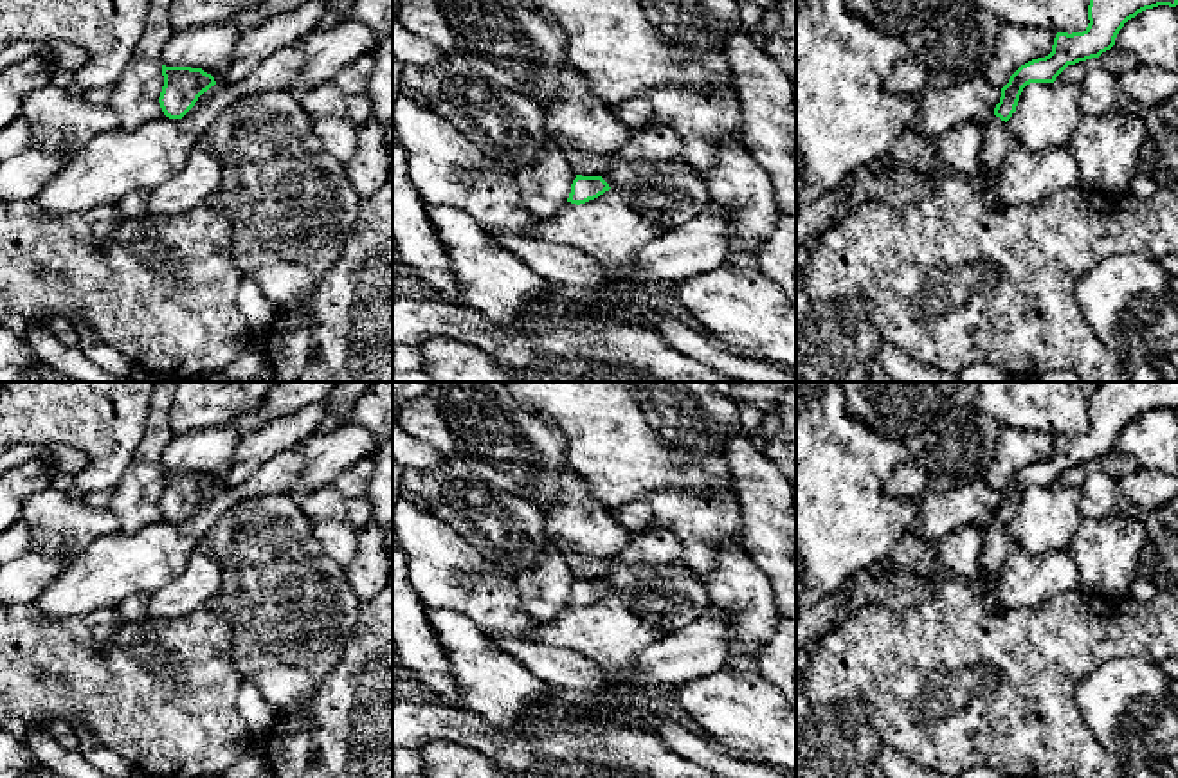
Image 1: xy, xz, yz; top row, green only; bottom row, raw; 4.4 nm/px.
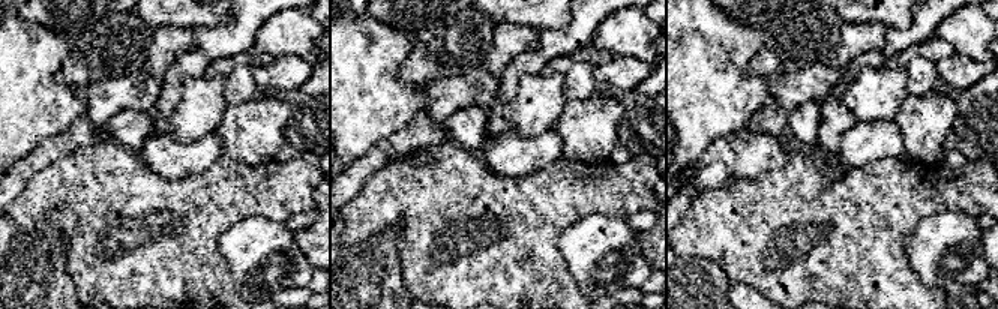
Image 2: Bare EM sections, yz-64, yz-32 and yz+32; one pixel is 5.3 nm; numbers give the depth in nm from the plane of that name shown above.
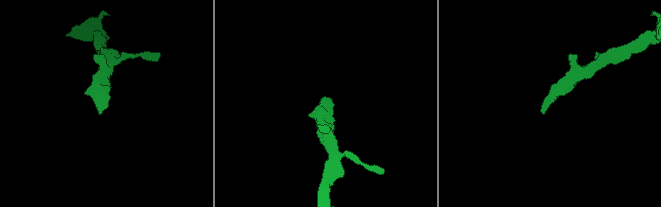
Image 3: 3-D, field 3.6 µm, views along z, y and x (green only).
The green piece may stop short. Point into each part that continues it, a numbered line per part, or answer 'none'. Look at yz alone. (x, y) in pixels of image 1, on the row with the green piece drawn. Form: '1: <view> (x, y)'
1: yz (996, 141)

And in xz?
1: xz (670, 193)

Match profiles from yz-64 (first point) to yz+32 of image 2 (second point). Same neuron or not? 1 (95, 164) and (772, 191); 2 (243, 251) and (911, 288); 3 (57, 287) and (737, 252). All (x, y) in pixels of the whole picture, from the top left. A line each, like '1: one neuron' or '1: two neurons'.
1: one neuron
2: two neurons
3: two neurons

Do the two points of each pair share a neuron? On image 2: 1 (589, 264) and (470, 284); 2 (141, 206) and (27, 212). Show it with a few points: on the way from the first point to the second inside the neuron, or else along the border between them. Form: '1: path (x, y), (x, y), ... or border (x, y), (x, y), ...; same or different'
1: border (560, 233), (559, 252), (583, 293); different
2: path (113, 195), (56, 194); same

